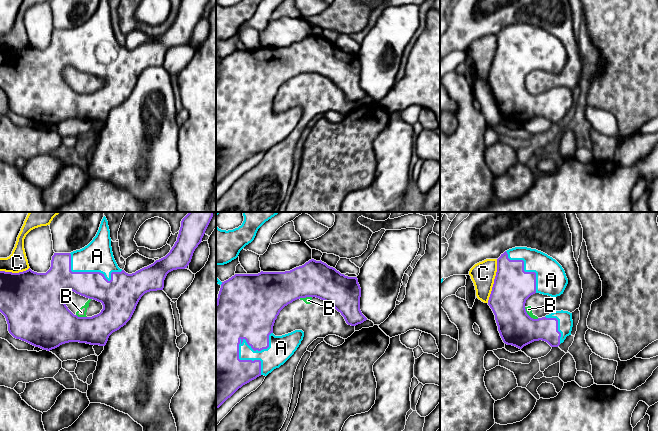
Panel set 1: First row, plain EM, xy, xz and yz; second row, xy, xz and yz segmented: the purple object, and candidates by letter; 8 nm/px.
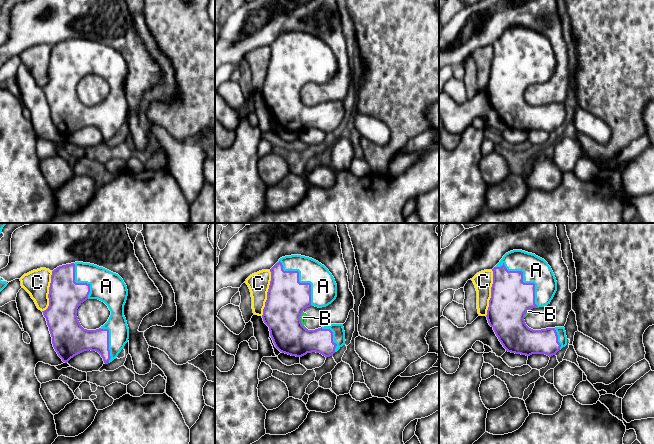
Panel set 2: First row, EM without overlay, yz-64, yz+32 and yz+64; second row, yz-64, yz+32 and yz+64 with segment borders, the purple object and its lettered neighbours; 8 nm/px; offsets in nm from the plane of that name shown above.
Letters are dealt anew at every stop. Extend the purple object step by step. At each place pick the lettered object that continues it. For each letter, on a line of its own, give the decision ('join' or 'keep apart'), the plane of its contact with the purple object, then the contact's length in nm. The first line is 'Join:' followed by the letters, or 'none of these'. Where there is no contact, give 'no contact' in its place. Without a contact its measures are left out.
Join: B
A: keep apart | xz | 360 nm
B: join | yz | 150 nm
C: keep apart | yz | 360 nm

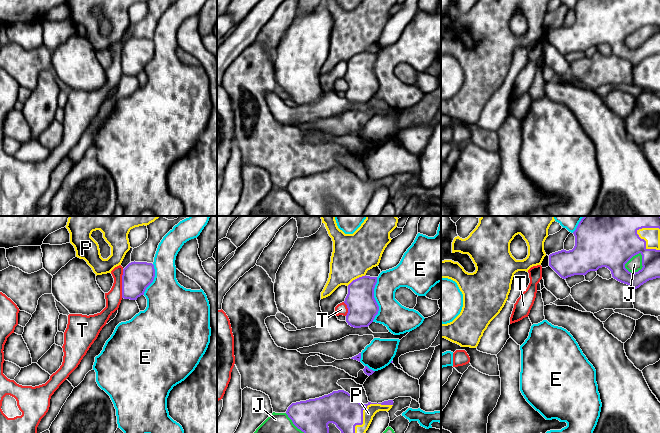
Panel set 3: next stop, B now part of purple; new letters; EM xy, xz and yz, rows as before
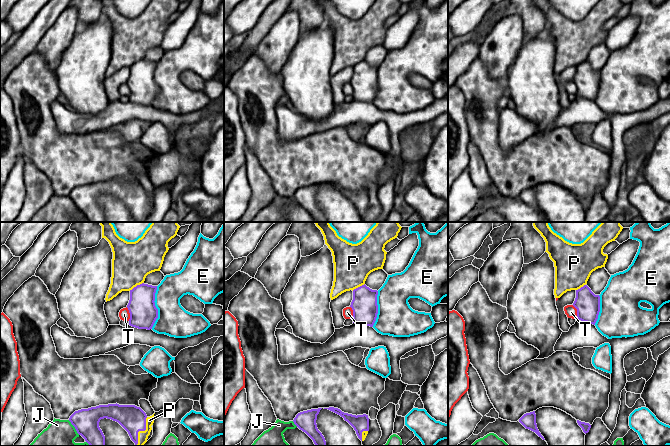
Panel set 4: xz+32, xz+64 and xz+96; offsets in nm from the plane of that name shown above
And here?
Join: none of these
E: keep apart | xz | 360 nm
J: keep apart | yz | 190 nm
P: keep apart | yz | 260 nm
T: keep apart | xy | 240 nm

